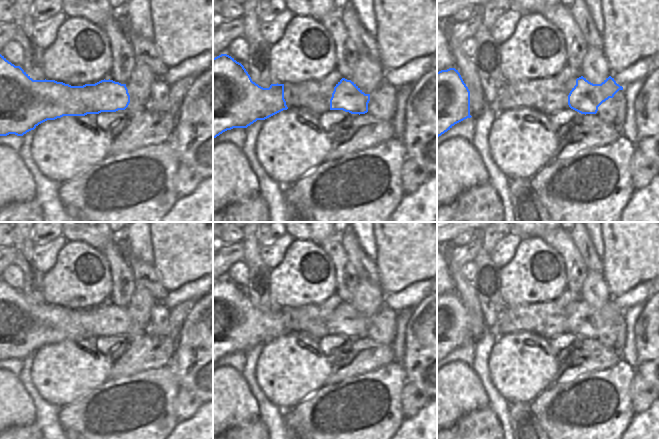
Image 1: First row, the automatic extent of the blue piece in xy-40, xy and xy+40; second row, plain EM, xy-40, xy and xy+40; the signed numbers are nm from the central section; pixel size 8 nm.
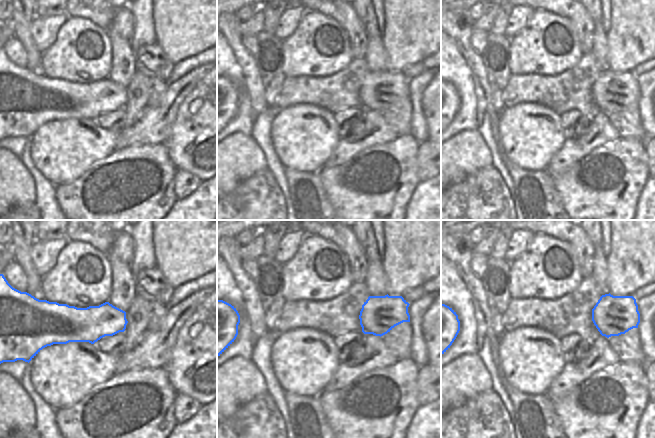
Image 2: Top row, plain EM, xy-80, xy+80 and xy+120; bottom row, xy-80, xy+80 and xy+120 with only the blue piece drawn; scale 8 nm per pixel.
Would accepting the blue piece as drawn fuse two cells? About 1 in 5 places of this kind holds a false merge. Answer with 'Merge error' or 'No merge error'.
No merge error

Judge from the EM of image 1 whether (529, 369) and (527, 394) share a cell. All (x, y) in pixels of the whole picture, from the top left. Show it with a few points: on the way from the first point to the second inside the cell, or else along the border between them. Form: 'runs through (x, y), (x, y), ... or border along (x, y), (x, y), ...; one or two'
runs through (527, 375), (527, 388); one

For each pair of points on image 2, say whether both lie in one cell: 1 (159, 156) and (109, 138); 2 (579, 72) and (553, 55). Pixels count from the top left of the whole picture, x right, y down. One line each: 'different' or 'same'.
1: different
2: different

